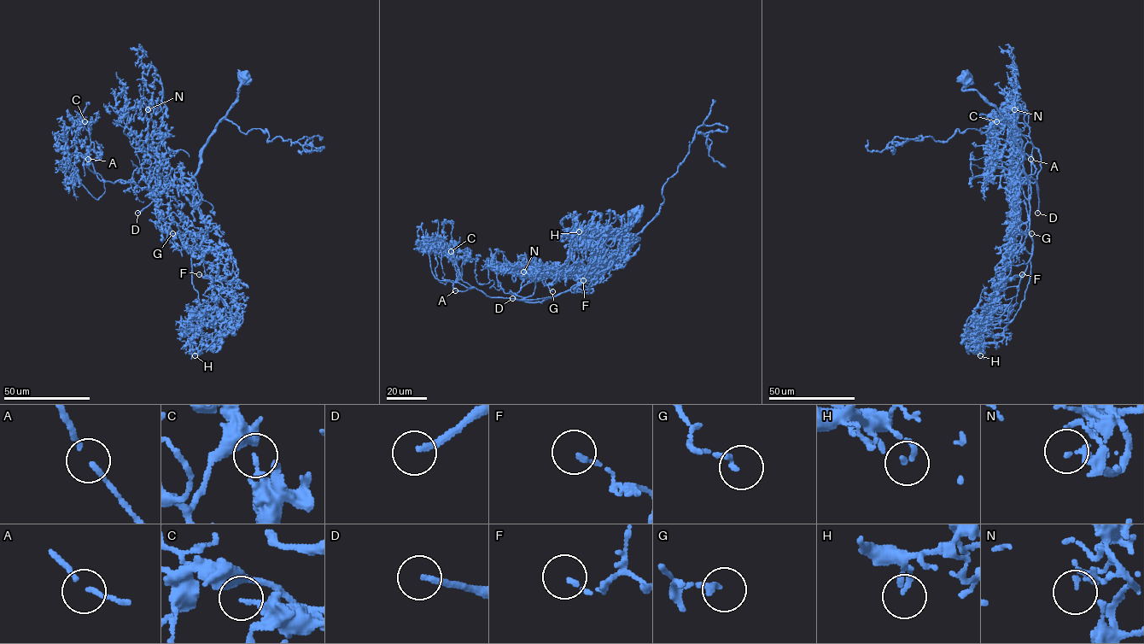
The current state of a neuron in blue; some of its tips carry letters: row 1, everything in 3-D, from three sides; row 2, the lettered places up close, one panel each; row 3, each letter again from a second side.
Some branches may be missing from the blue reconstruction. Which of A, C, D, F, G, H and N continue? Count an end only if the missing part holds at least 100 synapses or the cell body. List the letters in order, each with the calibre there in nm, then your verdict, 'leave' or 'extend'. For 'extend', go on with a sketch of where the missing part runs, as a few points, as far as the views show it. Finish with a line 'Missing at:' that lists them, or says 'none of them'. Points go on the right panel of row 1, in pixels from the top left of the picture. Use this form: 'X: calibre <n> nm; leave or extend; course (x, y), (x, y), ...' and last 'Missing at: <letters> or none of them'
A: calibre 120 nm; leave
C: calibre 170 nm; leave
D: calibre 180 nm; extend; course (1037, 213), (1028, 221), (1016, 207), (1005, 225), (1019, 231), (1018, 242), (1000, 255), (983, 251), (979, 257)
F: calibre 140 nm; leave
G: calibre 170 nm; leave
H: calibre 150 nm; leave
N: calibre 140 nm; leave
Missing at: D

